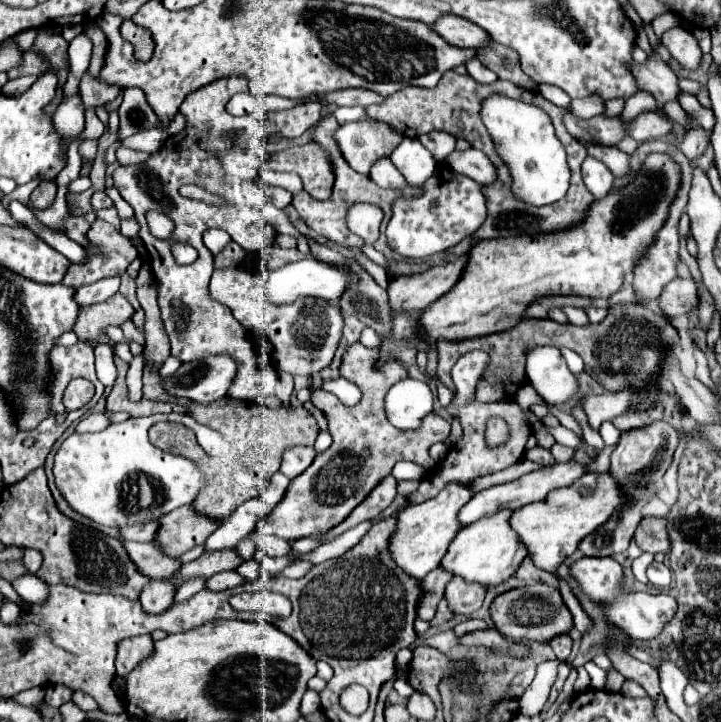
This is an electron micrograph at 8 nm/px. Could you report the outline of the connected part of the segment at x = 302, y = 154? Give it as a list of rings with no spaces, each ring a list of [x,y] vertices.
[[[318,142],[270,152],[264,166],[270,170],[294,172],[302,178],[304,190],[310,196],[318,200],[330,198],[330,190],[334,186],[334,166],[330,154]]]

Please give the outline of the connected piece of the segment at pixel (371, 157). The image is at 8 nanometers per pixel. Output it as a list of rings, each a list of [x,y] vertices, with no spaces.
[[[368,120],[368,122],[342,124],[336,132],[336,140],[340,144],[346,162],[356,172],[368,174],[370,166],[382,154],[390,154],[398,146],[402,134],[394,132],[394,128],[390,128],[384,122]]]

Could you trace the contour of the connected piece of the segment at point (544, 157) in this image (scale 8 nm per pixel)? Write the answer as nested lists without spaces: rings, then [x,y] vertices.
[[[492,94],[482,100],[482,122],[488,128],[492,140],[500,146],[504,156],[516,154],[516,164],[512,164],[512,190],[518,198],[528,204],[552,204],[560,200],[570,184],[570,168],[566,164],[566,152],[558,138],[554,136],[554,126],[550,116],[526,102],[518,102],[504,94]]]

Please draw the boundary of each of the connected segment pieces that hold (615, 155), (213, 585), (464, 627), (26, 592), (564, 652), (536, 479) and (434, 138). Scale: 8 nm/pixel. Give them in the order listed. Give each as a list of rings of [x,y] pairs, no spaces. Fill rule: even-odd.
[[[584,144],[584,146],[588,148],[588,154],[606,164],[614,176],[630,174],[630,154],[618,150],[616,146],[596,146],[596,144]]]
[[[236,570],[225,571],[214,575],[207,580],[205,587],[212,591],[224,591],[236,588],[246,582],[244,578]]]
[[[470,618],[470,620],[460,622],[460,624],[454,628],[454,634],[460,638],[460,636],[464,636],[464,634],[468,634],[468,632],[474,632],[474,630],[484,630],[484,628],[488,628],[488,624],[486,624],[484,620]]]
[[[34,574],[22,576],[14,580],[14,590],[26,600],[26,602],[46,602],[46,594],[48,594],[48,586],[36,578]]]
[[[558,634],[554,638],[550,638],[550,646],[556,652],[558,660],[566,660],[570,656],[570,648],[572,648],[572,640],[568,634]]]
[[[568,462],[568,464],[554,464],[550,468],[544,468],[544,470],[536,470],[536,472],[530,472],[518,480],[512,480],[512,482],[506,482],[506,484],[498,484],[498,486],[492,486],[488,490],[482,490],[478,492],[476,496],[470,498],[468,504],[462,506],[462,510],[458,512],[458,524],[464,528],[464,526],[470,526],[472,522],[478,522],[480,518],[486,518],[490,514],[496,514],[498,510],[516,510],[524,504],[530,504],[530,502],[536,502],[536,500],[542,500],[550,490],[556,490],[556,488],[562,488],[562,486],[570,486],[572,482],[576,482],[580,476],[584,474],[584,468],[576,462]]]
[[[434,130],[430,134],[424,134],[418,140],[432,152],[432,156],[438,162],[446,160],[446,156],[450,156],[450,152],[454,150],[454,144],[456,144],[456,138],[446,134],[446,132],[442,132],[442,130]]]

